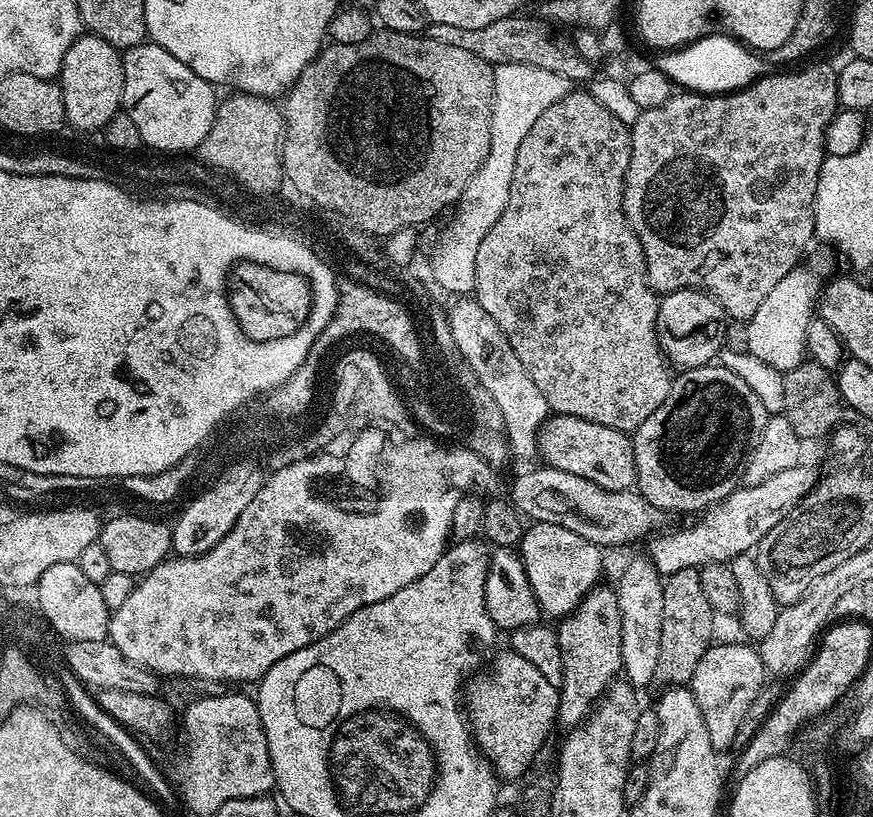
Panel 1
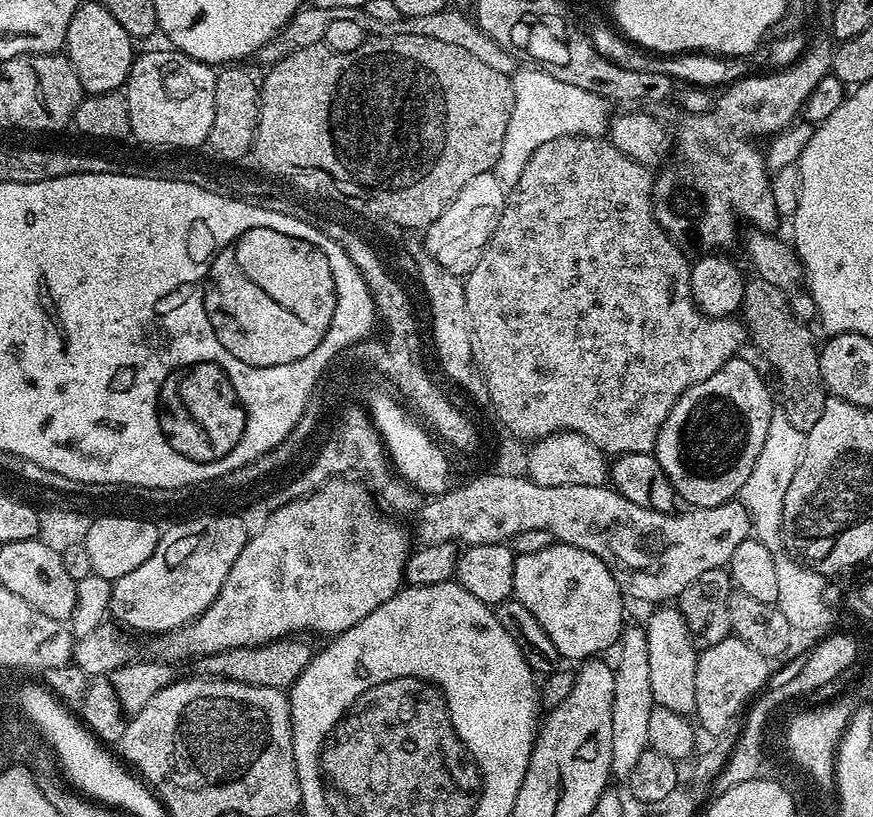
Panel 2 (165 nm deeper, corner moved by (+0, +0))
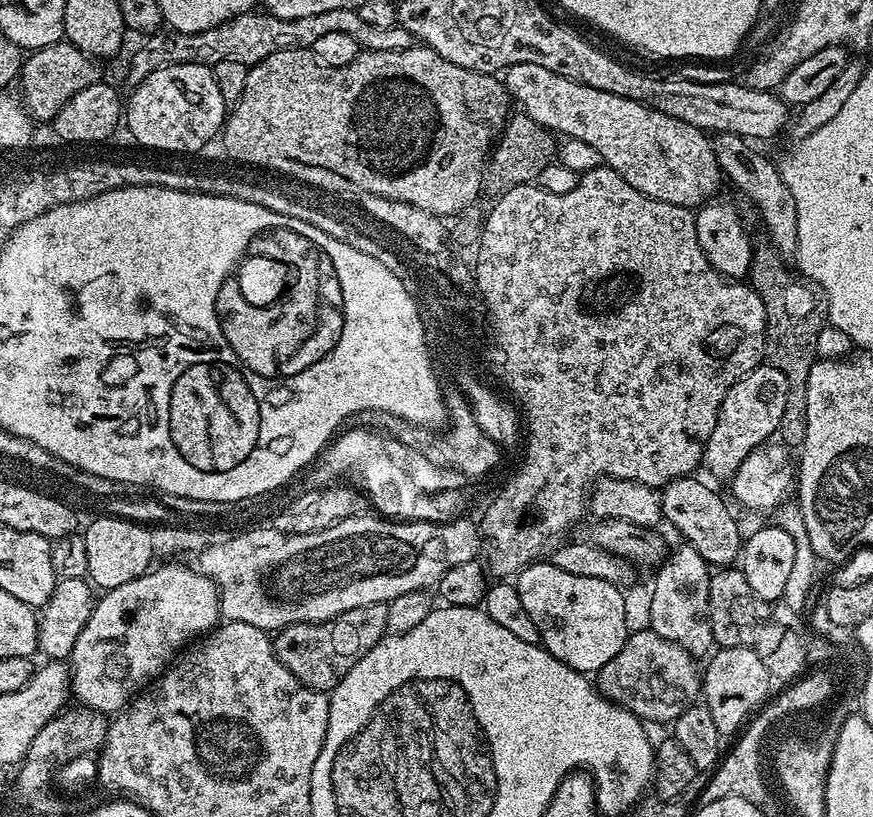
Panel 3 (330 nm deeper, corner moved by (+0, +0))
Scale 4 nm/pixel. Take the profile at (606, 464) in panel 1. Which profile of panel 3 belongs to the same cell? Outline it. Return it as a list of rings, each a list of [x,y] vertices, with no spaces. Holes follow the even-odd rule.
[[[695,475],[680,476],[664,485],[659,493],[660,515],[684,535],[686,543],[694,546],[709,566],[735,565],[740,555],[742,532],[740,536],[740,528],[723,498],[710,485],[696,479]]]

